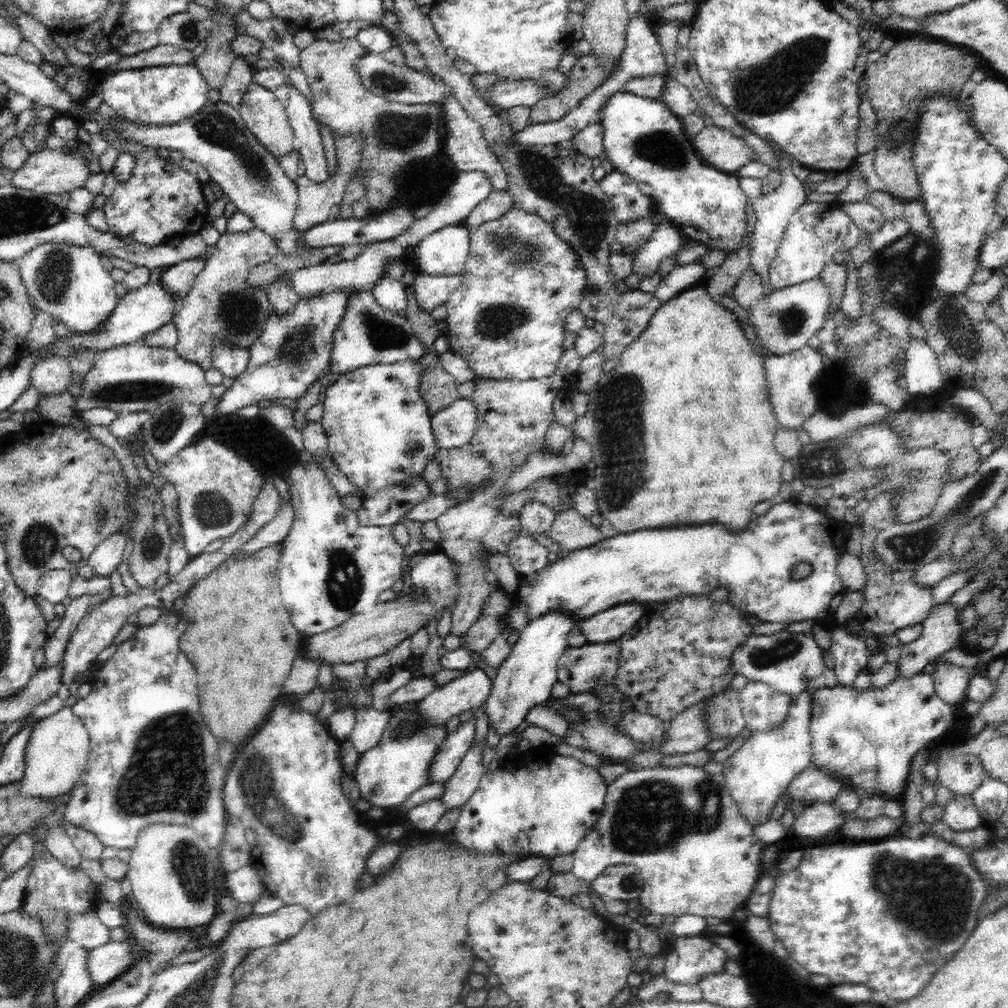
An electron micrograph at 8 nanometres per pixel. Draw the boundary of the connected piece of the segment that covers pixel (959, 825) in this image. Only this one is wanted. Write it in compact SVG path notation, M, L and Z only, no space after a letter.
M955 794L955 797L944 806L942 820L948 825L948 829L954 832L976 829L985 823L974 805L973 798L959 794Z

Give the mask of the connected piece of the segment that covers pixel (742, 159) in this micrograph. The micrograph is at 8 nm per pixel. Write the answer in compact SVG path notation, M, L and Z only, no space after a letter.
M715 125L690 136L690 141L704 164L723 173L735 174L745 164L759 159L758 153L744 139Z

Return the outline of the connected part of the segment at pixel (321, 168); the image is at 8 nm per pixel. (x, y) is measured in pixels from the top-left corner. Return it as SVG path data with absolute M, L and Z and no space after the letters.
M296 87L289 88L288 96L285 103L286 114L295 135L294 144L304 161L305 175L316 184L326 182L330 178L328 162L318 123L312 117L310 103Z

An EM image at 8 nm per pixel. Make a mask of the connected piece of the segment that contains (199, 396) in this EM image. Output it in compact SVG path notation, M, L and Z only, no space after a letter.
M137 342L98 351L96 363L84 376L82 387L81 395L75 397L75 410L78 412L90 408L108 408L118 414L148 412L152 415L152 412L168 402L186 401L203 406L212 398L213 386L206 382L205 371L198 364L181 358L175 348L154 348Z

